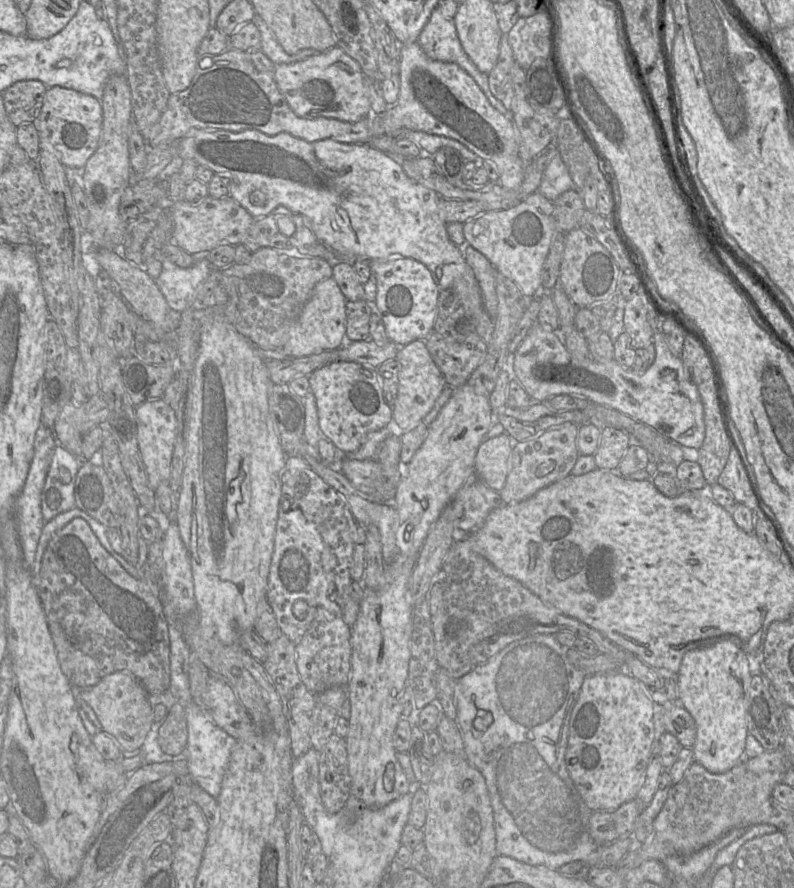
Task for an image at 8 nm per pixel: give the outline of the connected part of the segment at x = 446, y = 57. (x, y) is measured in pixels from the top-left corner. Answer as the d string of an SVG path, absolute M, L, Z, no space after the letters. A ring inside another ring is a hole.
M436 7L422 29L417 42L430 59L459 65L474 79L491 106L503 115L510 116L510 111L507 111L491 93L488 74L480 72L463 50L453 18L445 17Z

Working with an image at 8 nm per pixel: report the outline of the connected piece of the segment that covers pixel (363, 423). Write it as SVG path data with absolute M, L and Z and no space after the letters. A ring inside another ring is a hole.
M333 361L309 375L310 391L317 405L319 426L326 438L343 453L355 452L371 432L386 427L393 419L376 369L357 362Z

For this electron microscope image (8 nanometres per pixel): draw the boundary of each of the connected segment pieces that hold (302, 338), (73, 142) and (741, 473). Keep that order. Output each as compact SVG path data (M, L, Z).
M331 277L316 284L282 347L288 358L303 357L326 350L337 350L346 342L346 298Z
M59 86L46 90L44 101L35 124L39 139L47 140L58 154L65 168L82 170L98 148L102 125L103 109L101 100Z
M731 437L730 441L728 459L717 479L717 484L727 489L736 502L747 506L752 511L754 522L755 512L757 512L757 509L760 509L760 502L753 490L740 454Z

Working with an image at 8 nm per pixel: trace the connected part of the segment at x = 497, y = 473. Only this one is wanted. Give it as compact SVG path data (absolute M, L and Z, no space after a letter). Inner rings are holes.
M507 433L484 440L478 447L475 474L492 490L501 491L507 478L510 454L518 441Z

